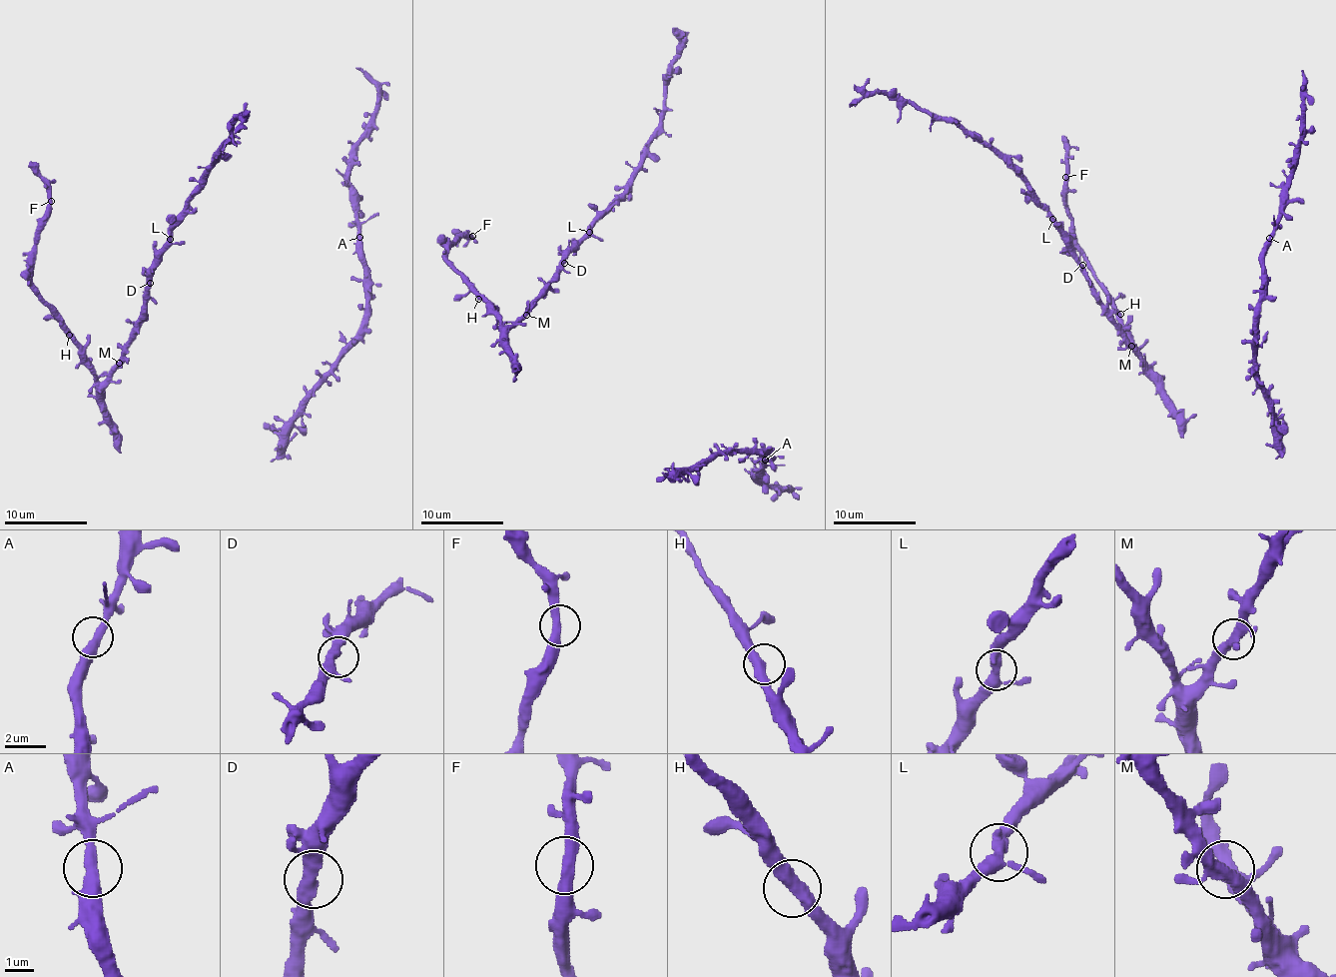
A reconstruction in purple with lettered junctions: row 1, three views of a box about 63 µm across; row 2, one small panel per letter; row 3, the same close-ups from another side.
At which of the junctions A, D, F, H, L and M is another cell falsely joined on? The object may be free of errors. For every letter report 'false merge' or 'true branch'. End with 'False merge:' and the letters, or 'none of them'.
A: true branch
D: true branch
F: true branch
H: true branch
L: true branch
M: true branch
False merge: none of them

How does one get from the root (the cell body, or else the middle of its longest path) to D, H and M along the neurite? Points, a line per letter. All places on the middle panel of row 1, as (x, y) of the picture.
D: (516, 380), (516, 363), (507, 348), (508, 332), (554, 281), (557, 270), (564, 263)
H: (516, 380), (516, 363), (507, 348), (506, 332), (491, 310), (478, 299)
M: (516, 380), (516, 363), (507, 348), (508, 332), (526, 315)

